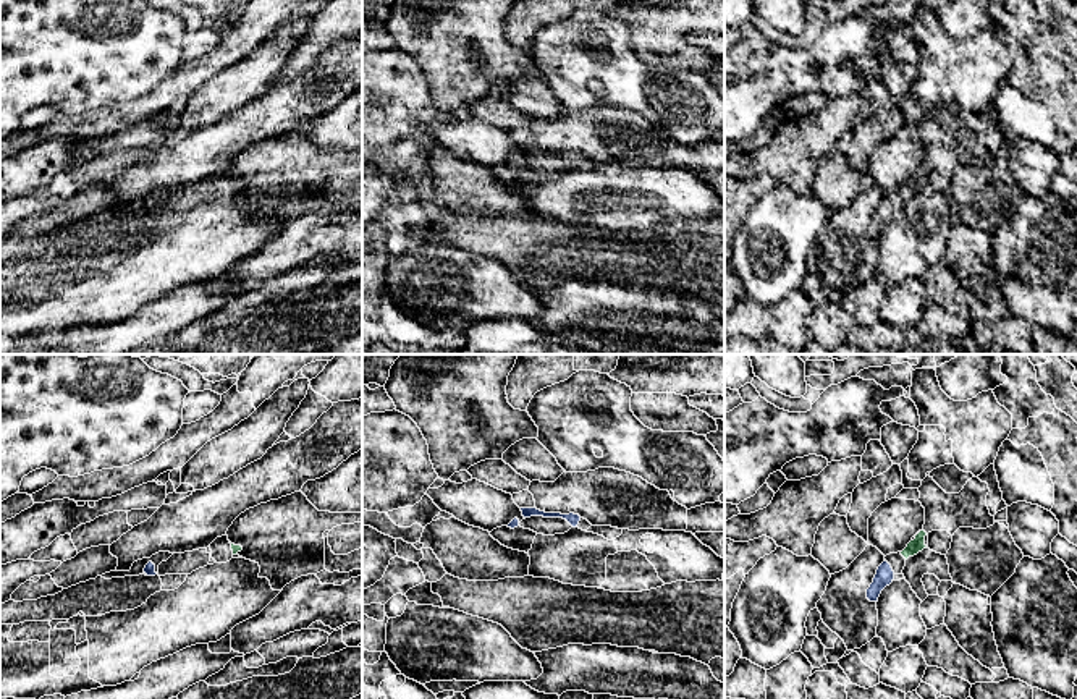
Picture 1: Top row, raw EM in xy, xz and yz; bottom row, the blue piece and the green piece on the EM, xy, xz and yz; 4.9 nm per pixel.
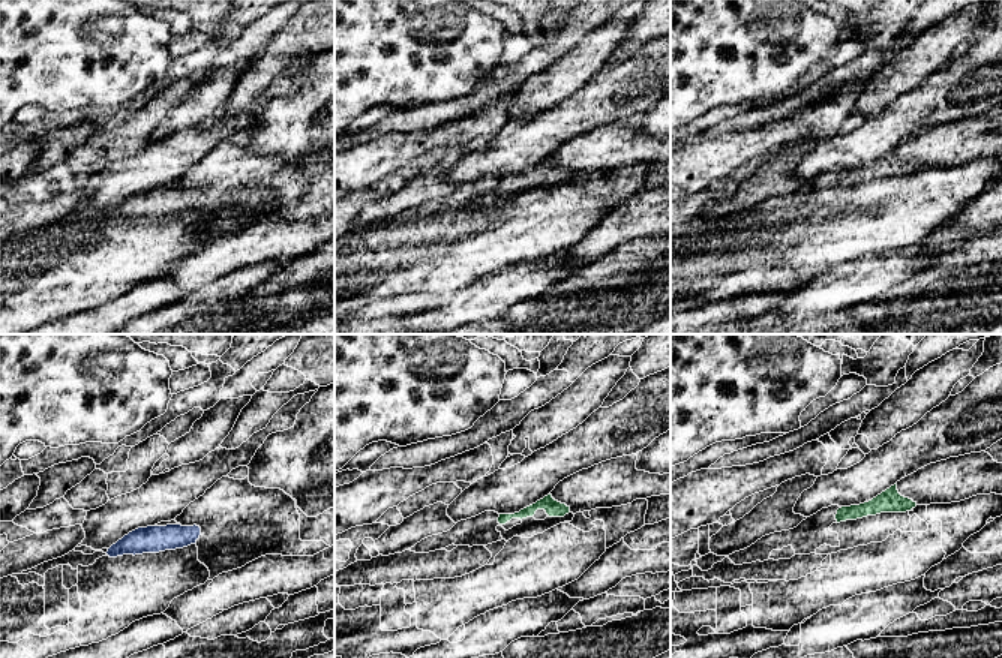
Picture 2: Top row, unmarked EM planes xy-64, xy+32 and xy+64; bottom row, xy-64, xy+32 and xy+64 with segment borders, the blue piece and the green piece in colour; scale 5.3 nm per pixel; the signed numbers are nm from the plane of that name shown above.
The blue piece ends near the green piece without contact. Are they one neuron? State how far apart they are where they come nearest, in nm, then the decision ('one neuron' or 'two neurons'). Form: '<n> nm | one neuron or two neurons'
80 nm | one neuron

